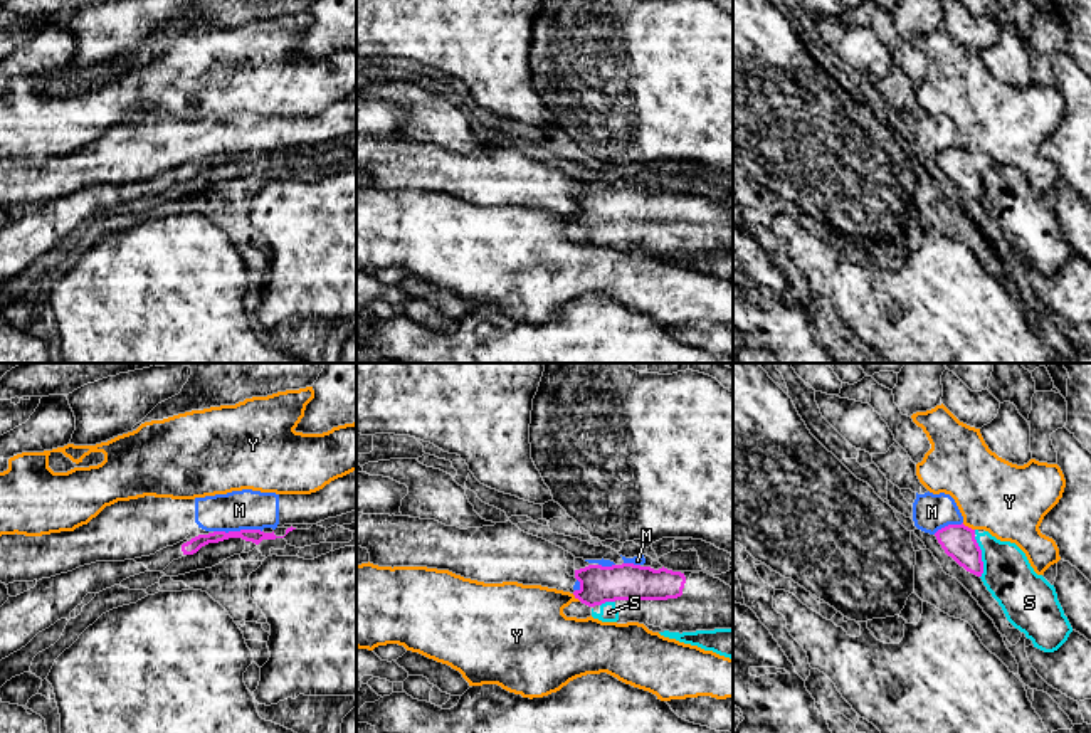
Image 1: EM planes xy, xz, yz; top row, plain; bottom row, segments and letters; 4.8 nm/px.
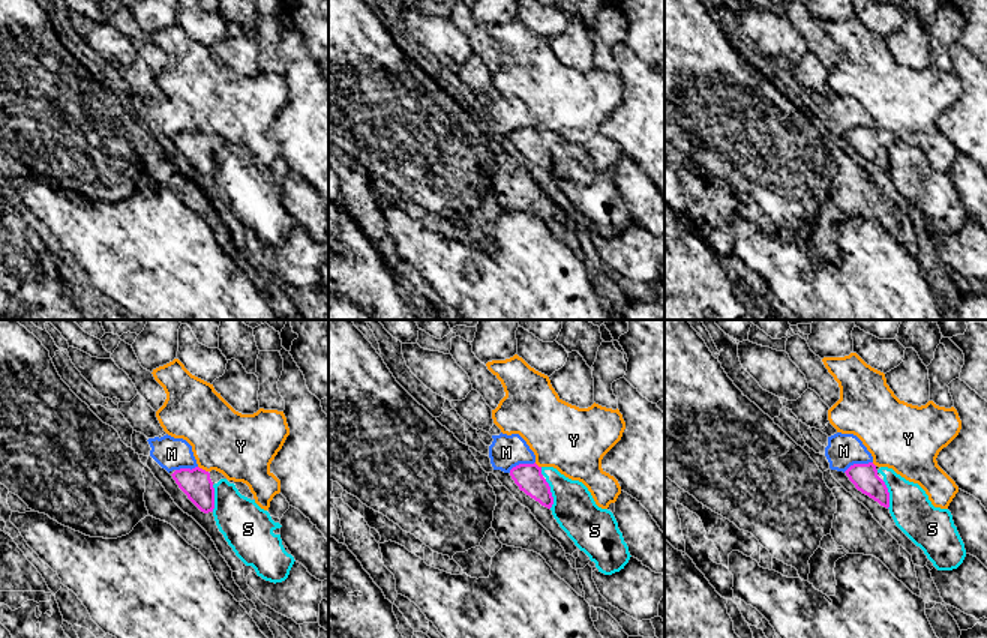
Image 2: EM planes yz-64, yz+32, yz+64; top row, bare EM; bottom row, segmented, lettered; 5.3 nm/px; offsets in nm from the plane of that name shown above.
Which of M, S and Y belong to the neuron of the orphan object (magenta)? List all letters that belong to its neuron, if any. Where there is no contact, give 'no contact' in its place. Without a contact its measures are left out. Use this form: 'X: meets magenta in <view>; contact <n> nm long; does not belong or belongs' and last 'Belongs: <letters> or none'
M: meets magenta in xy; contact 240 nm long; does not belong
S: meets magenta in yz; contact 200 nm long; does not belong
Y: meets magenta in yz; contact 70 nm long; does not belong
Belongs: none

